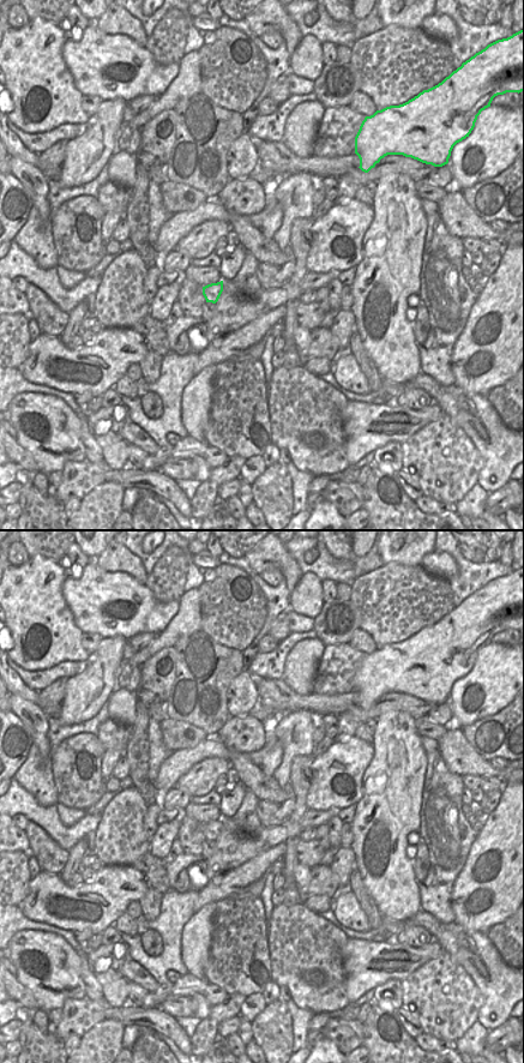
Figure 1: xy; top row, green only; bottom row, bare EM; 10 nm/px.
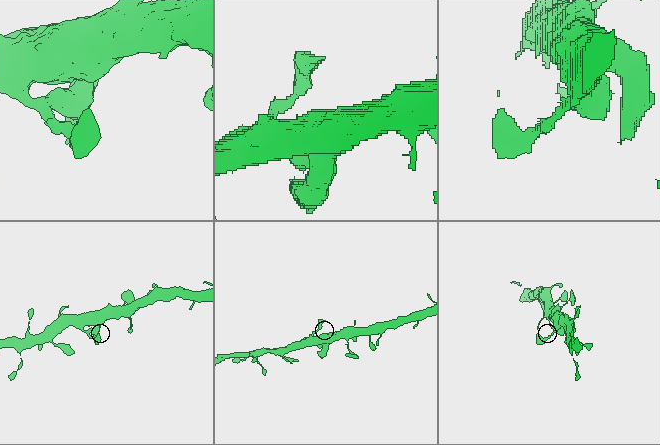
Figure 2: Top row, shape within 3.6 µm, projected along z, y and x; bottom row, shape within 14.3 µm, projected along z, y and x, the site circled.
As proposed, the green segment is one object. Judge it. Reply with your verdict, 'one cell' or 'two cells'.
one cell

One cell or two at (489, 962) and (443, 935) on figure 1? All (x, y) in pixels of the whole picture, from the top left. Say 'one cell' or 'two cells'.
one cell

